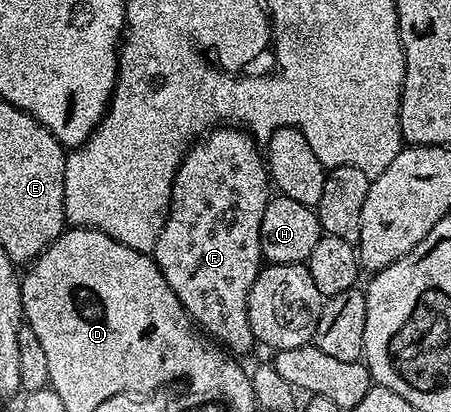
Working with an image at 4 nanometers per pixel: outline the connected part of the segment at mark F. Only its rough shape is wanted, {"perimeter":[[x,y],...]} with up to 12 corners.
{"perimeter":[[249,131],[187,150],[152,258],[230,353],[272,198]]}

